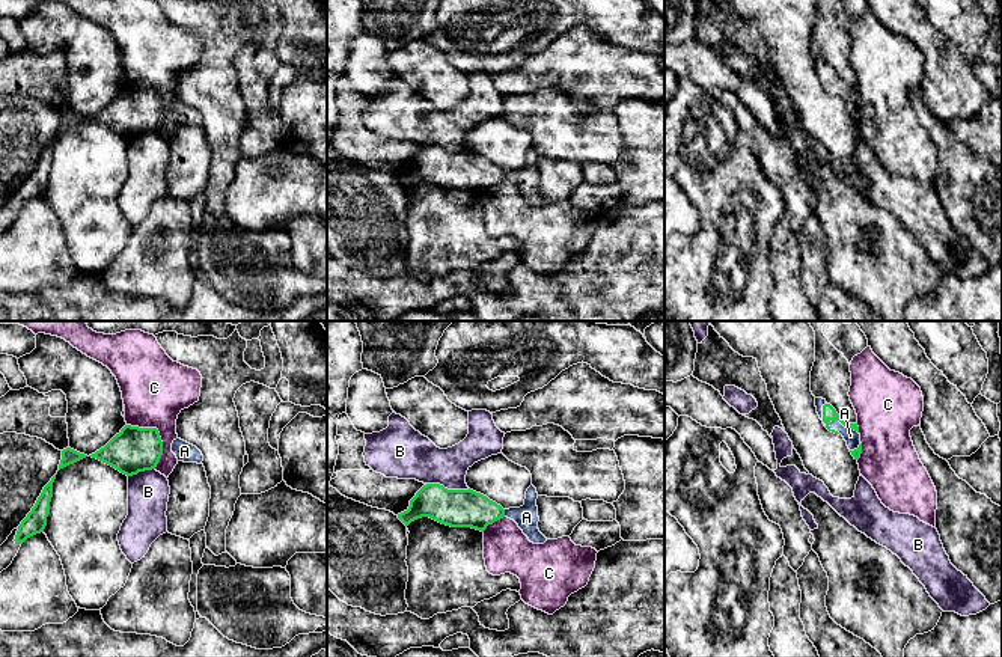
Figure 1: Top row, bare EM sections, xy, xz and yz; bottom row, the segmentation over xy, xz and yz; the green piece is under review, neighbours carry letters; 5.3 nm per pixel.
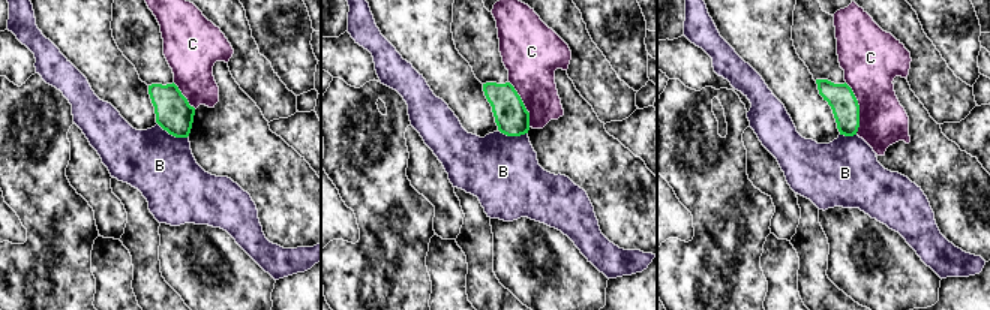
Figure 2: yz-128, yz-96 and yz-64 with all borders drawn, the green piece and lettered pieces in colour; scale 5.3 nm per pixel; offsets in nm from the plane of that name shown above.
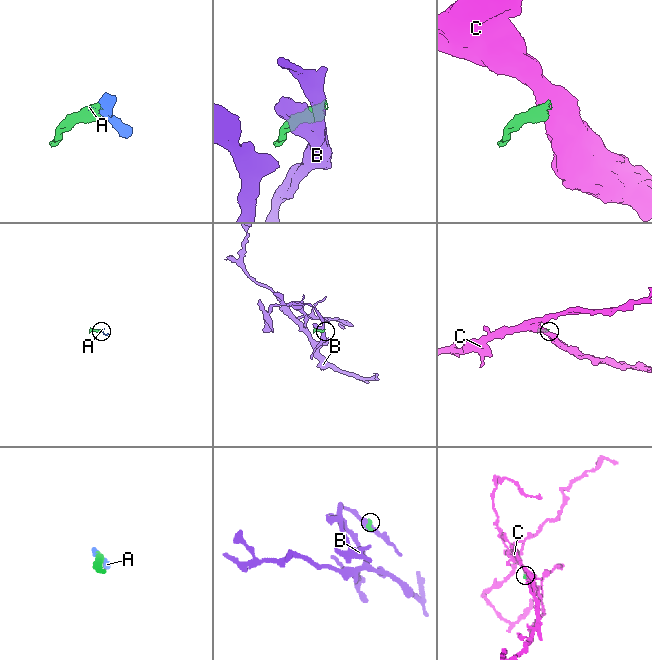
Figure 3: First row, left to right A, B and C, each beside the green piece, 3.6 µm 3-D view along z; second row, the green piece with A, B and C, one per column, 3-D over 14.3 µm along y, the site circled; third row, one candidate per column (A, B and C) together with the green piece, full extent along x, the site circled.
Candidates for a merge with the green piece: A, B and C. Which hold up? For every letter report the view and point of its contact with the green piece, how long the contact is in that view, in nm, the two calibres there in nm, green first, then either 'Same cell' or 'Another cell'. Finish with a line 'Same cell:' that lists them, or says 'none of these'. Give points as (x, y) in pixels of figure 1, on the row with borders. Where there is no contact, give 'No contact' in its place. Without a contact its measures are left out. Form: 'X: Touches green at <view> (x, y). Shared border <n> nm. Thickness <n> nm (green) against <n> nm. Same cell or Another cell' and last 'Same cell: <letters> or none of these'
A: Touches green at yz (833, 421). Shared border 240 nm. Thickness 80 nm (green) against 80 nm. Same cell
B: Touches green at xz (446, 488). Shared border 240 nm. Thickness 200 nm (green) against 240 nm. Another cell
C: Touches green at xy (158, 434). Shared border 280 nm. Thickness 240 nm (green) against 360 nm. Another cell
Same cell: A

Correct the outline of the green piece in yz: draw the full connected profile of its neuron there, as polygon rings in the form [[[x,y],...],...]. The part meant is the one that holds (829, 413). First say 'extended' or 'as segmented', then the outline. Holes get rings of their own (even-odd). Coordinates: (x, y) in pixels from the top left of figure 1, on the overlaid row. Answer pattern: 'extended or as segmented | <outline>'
extended | [[[815,398],[815,407],[824,426],[835,434],[842,435],[854,460],[859,460],[862,454],[862,443],[857,423],[845,422],[823,398]]]

